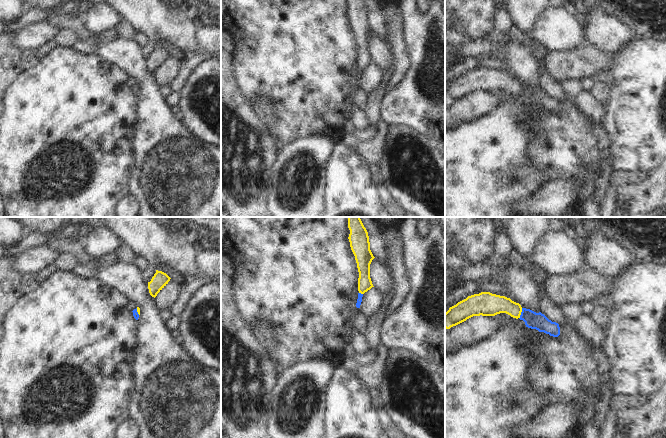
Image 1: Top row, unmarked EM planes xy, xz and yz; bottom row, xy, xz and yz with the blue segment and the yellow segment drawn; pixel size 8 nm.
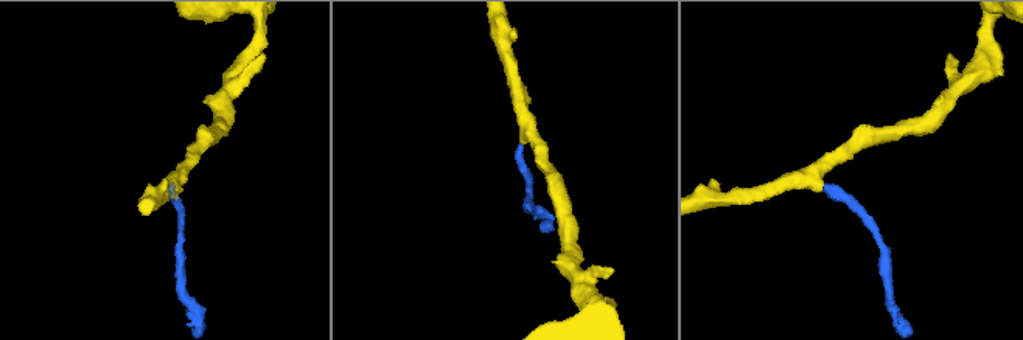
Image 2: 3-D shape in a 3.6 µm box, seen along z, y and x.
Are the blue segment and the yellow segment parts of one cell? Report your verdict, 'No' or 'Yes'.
Yes

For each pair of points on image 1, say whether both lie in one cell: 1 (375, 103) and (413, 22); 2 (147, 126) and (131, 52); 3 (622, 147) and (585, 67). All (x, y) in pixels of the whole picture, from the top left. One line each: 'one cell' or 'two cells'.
1: two cells
2: one cell
3: two cells

